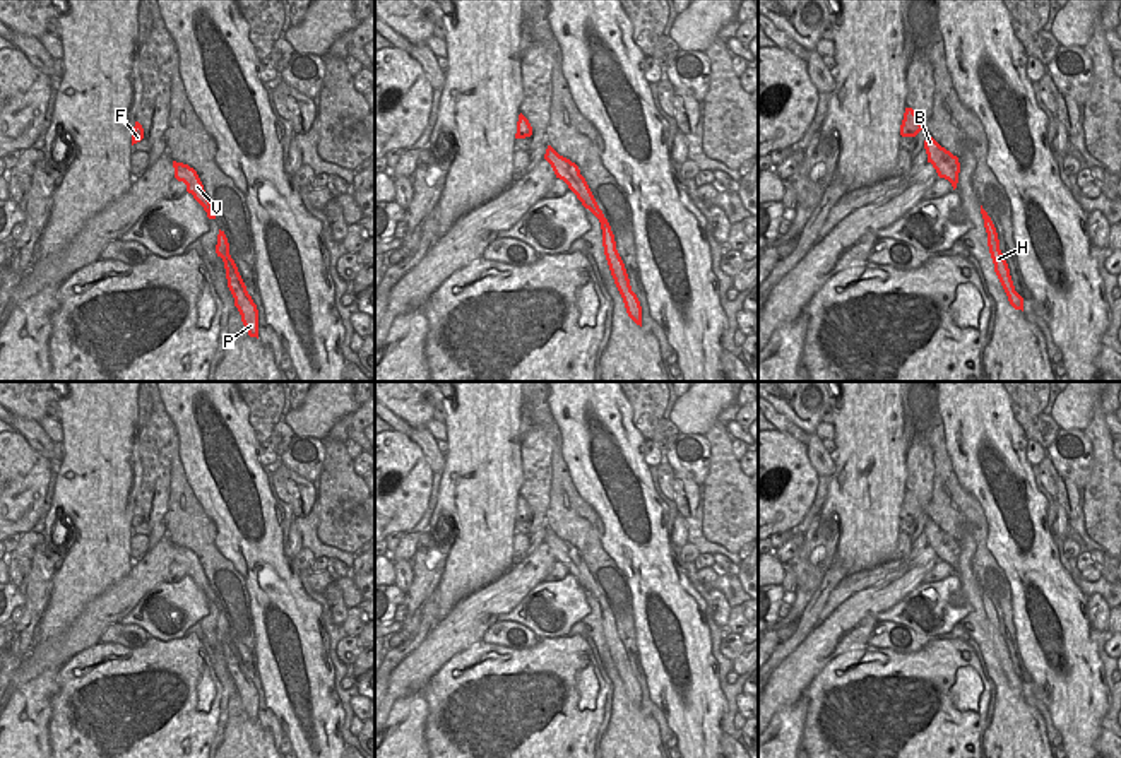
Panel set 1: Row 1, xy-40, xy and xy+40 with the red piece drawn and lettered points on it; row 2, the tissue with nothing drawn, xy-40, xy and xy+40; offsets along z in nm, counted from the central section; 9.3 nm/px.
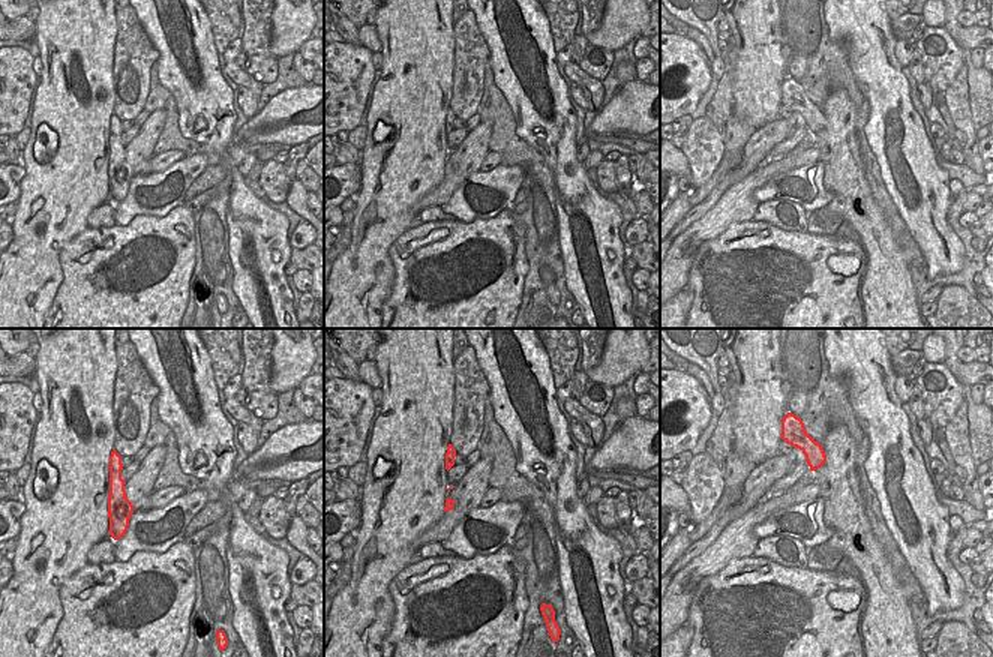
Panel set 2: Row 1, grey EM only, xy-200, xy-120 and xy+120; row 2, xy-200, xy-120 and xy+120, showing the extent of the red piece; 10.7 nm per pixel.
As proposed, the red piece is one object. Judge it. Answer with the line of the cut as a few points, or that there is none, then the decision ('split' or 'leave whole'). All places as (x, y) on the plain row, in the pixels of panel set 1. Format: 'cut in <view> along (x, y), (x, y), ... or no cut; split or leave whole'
no cut; leave whole

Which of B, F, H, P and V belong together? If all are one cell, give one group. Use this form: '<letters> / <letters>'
B F H P V

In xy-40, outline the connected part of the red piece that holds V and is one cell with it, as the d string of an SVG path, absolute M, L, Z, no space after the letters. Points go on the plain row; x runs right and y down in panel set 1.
M173 544L173 551L175 551L175 561L187 568L187 575L192 577L193 582L204 590L204 594L207 595L207 601L216 602L212 587L204 573L204 568L197 554L188 548L176 546L176 544Z

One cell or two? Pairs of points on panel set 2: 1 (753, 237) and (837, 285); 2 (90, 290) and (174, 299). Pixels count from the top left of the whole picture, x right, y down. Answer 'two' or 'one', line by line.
1: one
2: one

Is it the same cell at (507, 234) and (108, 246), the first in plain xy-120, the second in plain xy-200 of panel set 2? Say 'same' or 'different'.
same

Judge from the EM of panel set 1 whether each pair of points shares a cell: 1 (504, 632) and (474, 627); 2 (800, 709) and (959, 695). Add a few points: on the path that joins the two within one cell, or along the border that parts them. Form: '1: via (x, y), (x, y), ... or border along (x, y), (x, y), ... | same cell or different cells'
1: border along (497, 620), (481, 640) | different cells
2: border along (801, 697), (806, 704), (803, 740) | different cells

